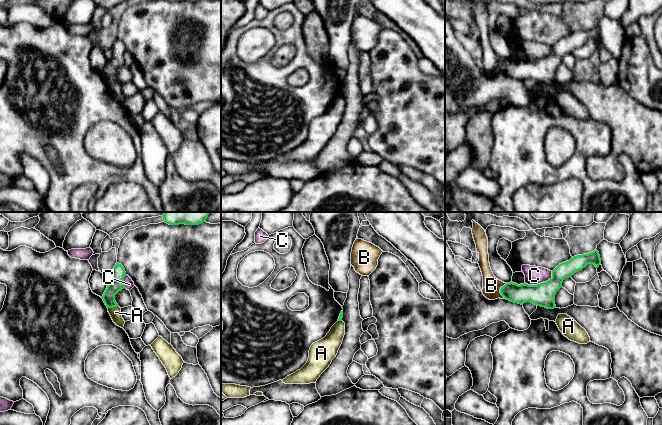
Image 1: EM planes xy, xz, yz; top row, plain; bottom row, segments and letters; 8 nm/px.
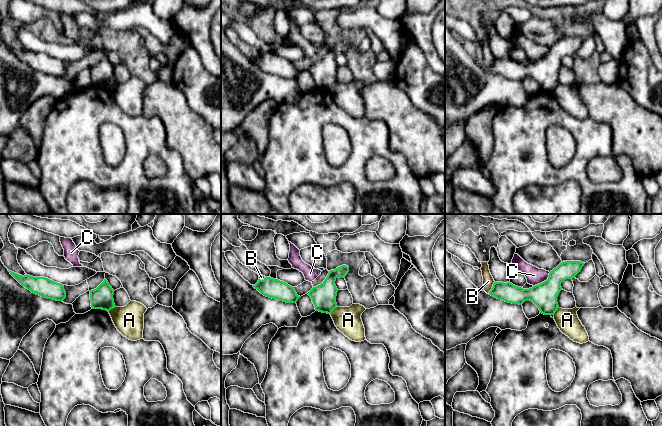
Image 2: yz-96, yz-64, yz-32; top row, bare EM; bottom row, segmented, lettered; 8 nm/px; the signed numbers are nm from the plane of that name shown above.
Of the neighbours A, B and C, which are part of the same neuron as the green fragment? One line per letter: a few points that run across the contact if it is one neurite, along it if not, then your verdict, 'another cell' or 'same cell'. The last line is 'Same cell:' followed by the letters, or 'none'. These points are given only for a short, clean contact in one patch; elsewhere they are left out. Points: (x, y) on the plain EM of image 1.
A: line xy (117, 81), (108, 84); another cell
B: another cell
C: another cell
Same cell: none

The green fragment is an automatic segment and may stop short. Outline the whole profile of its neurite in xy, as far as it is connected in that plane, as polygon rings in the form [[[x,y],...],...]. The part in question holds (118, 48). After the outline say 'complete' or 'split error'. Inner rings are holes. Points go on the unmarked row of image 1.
[[[116,39],[114,44],[111,46],[111,50],[113,56],[109,61],[107,61],[105,68],[101,73],[107,84],[118,82],[115,77],[115,71],[125,64],[124,53],[126,52],[126,48],[124,43],[121,40]]]; complete

